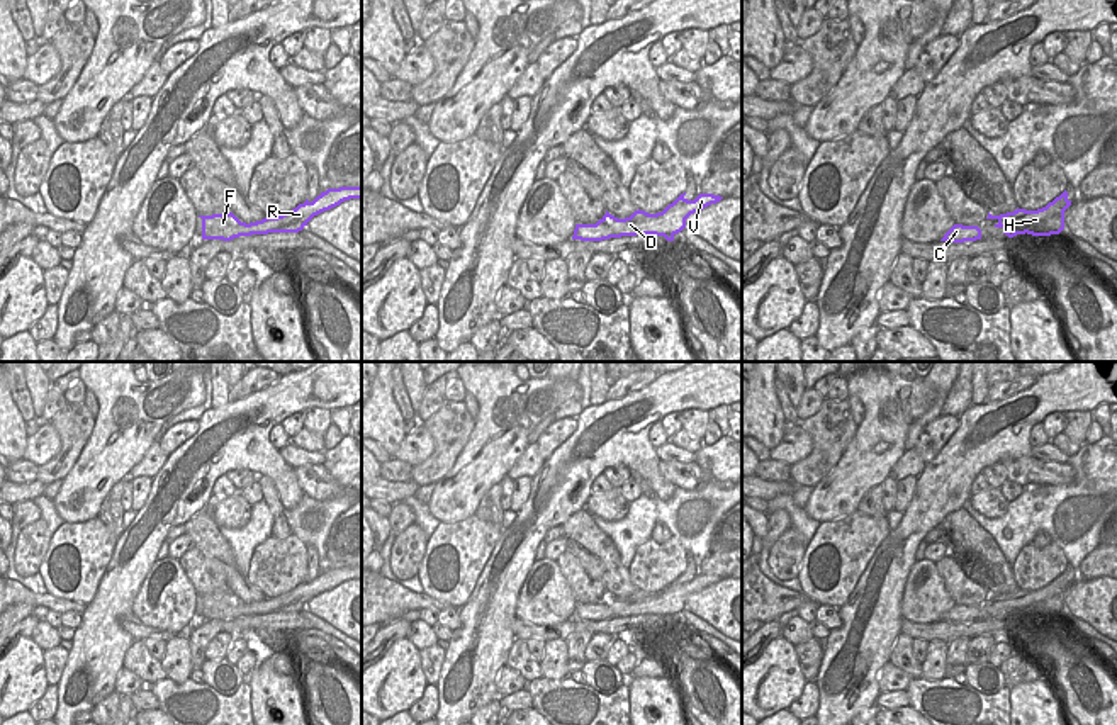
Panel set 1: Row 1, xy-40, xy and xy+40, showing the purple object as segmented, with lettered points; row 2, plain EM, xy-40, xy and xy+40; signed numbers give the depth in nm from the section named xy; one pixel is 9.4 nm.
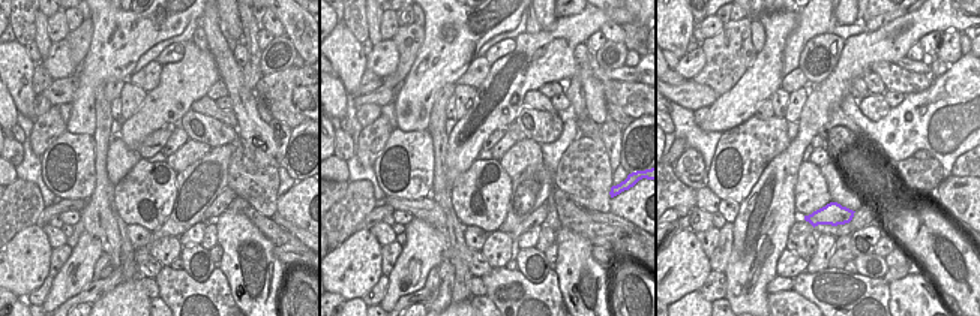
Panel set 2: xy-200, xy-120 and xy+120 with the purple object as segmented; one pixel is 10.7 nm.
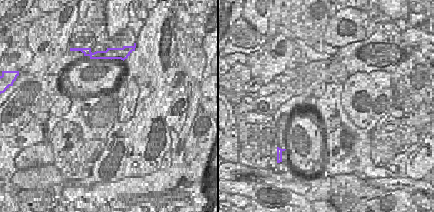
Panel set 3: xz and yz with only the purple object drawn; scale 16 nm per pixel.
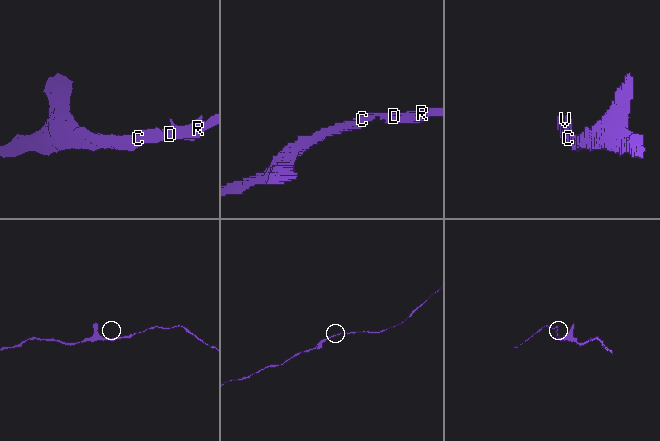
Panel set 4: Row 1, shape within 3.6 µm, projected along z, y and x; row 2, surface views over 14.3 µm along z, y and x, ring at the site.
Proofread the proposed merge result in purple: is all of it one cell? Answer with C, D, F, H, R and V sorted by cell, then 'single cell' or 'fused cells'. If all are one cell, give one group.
C D F H R V | single cell

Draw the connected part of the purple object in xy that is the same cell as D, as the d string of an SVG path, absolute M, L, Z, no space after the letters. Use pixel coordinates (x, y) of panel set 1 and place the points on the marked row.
M686 192L657 214L638 209L630 217L618 219L606 211L596 224L575 224L572 239L603 241L621 236L655 234L674 241L674 236L686 228L686 219L691 214L723 199L713 194L699 194L694 200L688 200L684 195Z

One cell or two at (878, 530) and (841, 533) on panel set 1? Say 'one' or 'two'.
one

